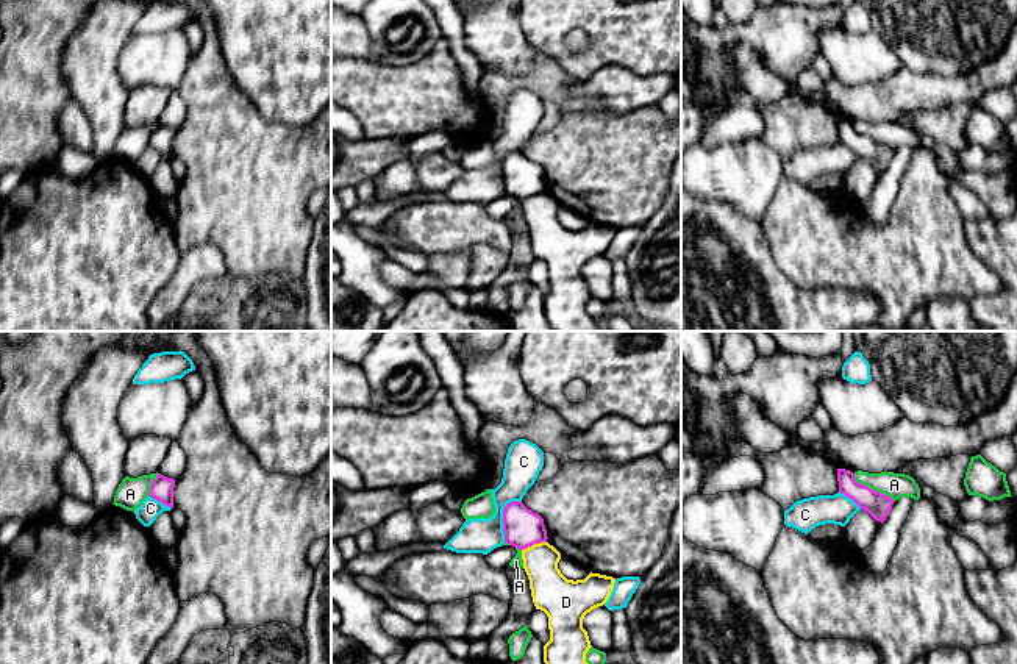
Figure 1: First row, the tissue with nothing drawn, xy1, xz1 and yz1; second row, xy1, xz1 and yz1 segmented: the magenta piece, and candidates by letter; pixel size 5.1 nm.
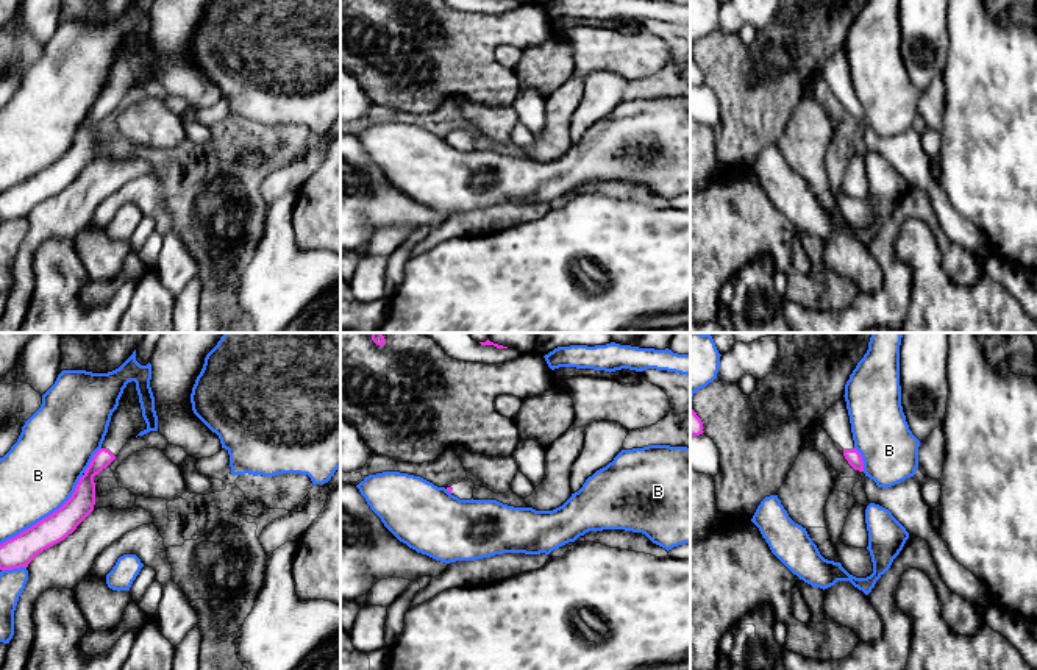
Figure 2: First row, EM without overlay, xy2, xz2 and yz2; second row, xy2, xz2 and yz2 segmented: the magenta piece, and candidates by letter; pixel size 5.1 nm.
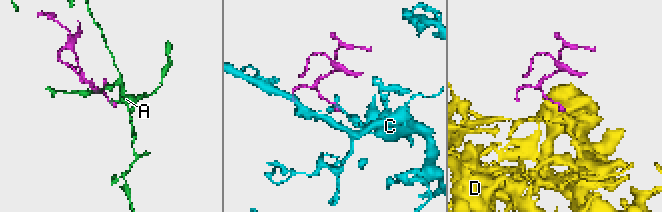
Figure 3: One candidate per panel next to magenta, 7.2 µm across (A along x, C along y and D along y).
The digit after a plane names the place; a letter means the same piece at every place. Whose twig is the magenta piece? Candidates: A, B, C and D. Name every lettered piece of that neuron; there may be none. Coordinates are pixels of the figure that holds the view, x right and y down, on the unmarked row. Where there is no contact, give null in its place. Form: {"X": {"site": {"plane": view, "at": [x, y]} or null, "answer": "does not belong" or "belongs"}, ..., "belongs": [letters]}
{"A": {"site": {"plane": "yz1", "at": [872, 139]}, "answer": "does not belong"}, "B": {"site": {"plane": "xy2", "at": [46, 167]}, "answer": "does not belong"}, "C": {"site": {"plane": "xz1", "at": [503, 166]}, "answer": "does not belong"}, "D": {"site": {"plane": "xz1", "at": [533, 194]}, "answer": "does not belong"}, "belongs": []}

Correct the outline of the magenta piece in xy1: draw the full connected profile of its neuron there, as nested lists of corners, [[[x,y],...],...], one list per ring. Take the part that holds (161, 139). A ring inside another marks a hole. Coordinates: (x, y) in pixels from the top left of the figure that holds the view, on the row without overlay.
[[[158,123],[158,127],[150,134],[148,145],[169,158],[173,158],[173,137],[173,128]]]

